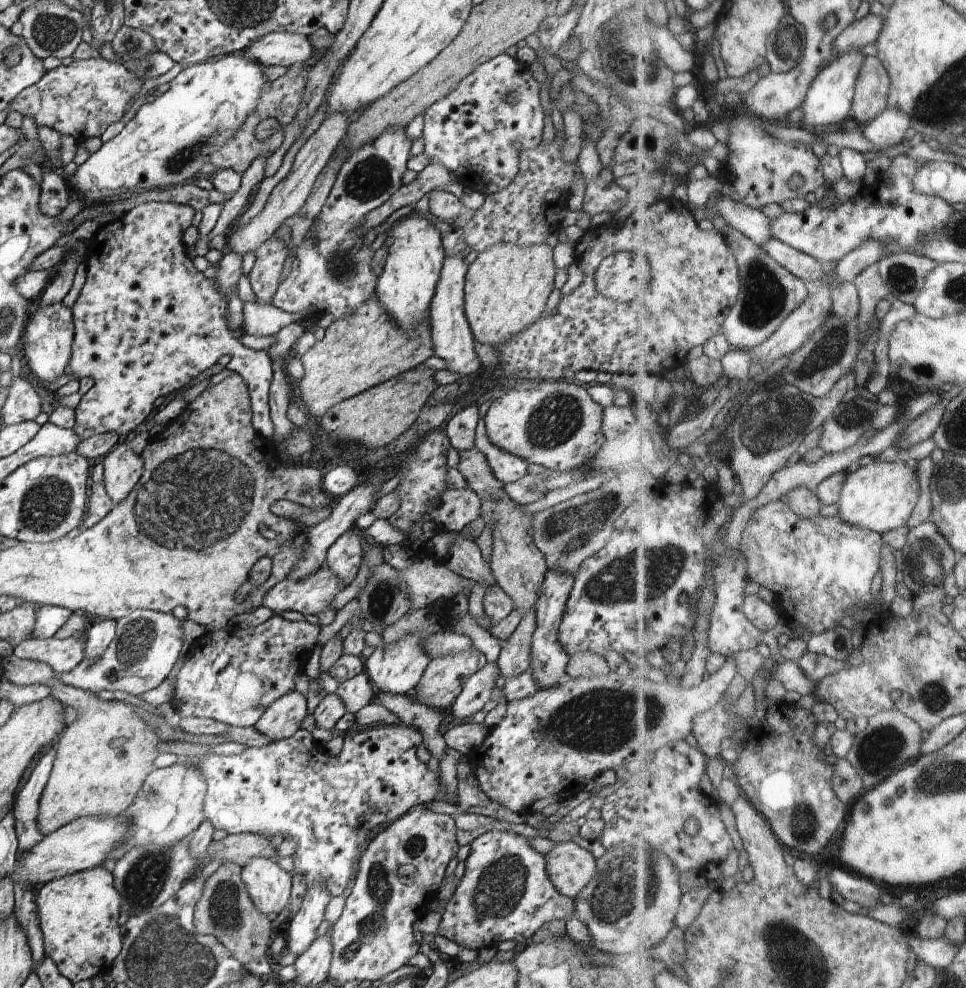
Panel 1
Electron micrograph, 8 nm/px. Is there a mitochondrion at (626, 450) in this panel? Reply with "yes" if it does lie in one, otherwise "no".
no

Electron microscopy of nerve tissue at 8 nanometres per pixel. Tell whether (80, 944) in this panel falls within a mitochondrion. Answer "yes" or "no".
no

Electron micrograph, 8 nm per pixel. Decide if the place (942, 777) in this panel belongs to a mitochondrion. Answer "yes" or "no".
yes

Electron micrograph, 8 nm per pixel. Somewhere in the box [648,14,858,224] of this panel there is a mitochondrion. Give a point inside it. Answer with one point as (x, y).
(790, 40)

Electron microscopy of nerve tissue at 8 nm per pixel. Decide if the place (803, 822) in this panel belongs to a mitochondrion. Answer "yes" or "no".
yes

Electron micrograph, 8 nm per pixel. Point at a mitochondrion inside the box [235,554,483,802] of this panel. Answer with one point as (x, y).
(383, 594)

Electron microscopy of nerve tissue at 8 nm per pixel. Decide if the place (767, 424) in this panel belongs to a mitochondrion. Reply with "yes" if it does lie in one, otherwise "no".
yes

